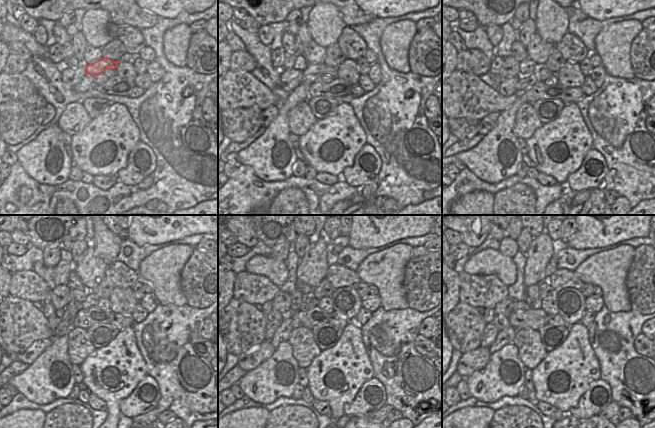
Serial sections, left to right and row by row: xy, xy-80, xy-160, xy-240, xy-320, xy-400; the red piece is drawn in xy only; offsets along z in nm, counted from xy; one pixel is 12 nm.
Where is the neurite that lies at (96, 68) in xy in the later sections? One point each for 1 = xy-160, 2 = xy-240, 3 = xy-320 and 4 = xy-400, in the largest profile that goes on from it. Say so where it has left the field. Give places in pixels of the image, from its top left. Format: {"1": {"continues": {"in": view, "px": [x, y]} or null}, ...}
{"1": {"continues": {"in": "xy-160", "px": [524, 83]}}, "2": {"continues": {"in": "xy-240", "px": [70, 311]}}, "3": {"continues": {"in": "xy-320", "px": [282, 333]}}, "4": {"continues": {"in": "xy-400", "px": [506, 336]}}}

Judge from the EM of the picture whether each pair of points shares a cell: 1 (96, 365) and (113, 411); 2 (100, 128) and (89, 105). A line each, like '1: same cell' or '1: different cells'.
1: same cell
2: different cells

